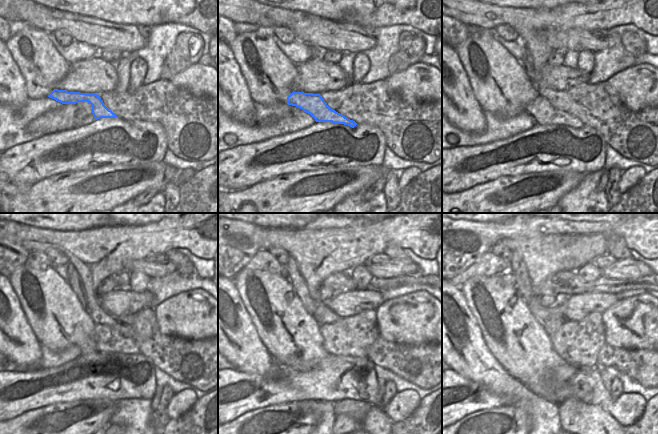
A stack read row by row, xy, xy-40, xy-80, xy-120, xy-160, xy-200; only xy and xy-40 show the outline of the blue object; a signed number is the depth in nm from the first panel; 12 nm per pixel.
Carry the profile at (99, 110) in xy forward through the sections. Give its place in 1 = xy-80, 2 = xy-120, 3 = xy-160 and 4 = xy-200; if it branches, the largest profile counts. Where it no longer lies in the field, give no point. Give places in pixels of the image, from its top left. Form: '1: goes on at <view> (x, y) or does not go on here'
1: goes on at xy-80 (540, 108)
2: goes on at xy-120 (108, 339)
3: goes on at xy-160 (340, 340)
4: goes on at xy-200 (578, 343)

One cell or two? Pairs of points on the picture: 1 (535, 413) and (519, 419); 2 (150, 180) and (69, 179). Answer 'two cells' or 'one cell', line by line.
1: two cells
2: one cell

